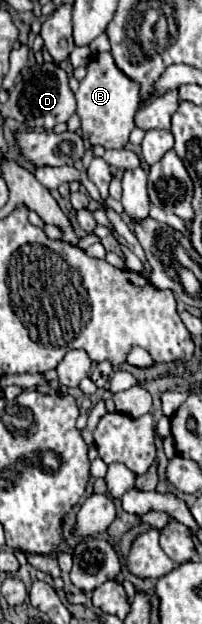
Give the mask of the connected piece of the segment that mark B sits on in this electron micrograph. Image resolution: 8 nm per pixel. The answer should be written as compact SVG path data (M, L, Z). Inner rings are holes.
M102 52L96 54L88 64L88 74L76 92L76 104L76 114L82 122L82 134L92 146L100 144L104 148L124 148L134 128L134 114L140 110L144 100L140 98L140 84L116 68L110 52Z

